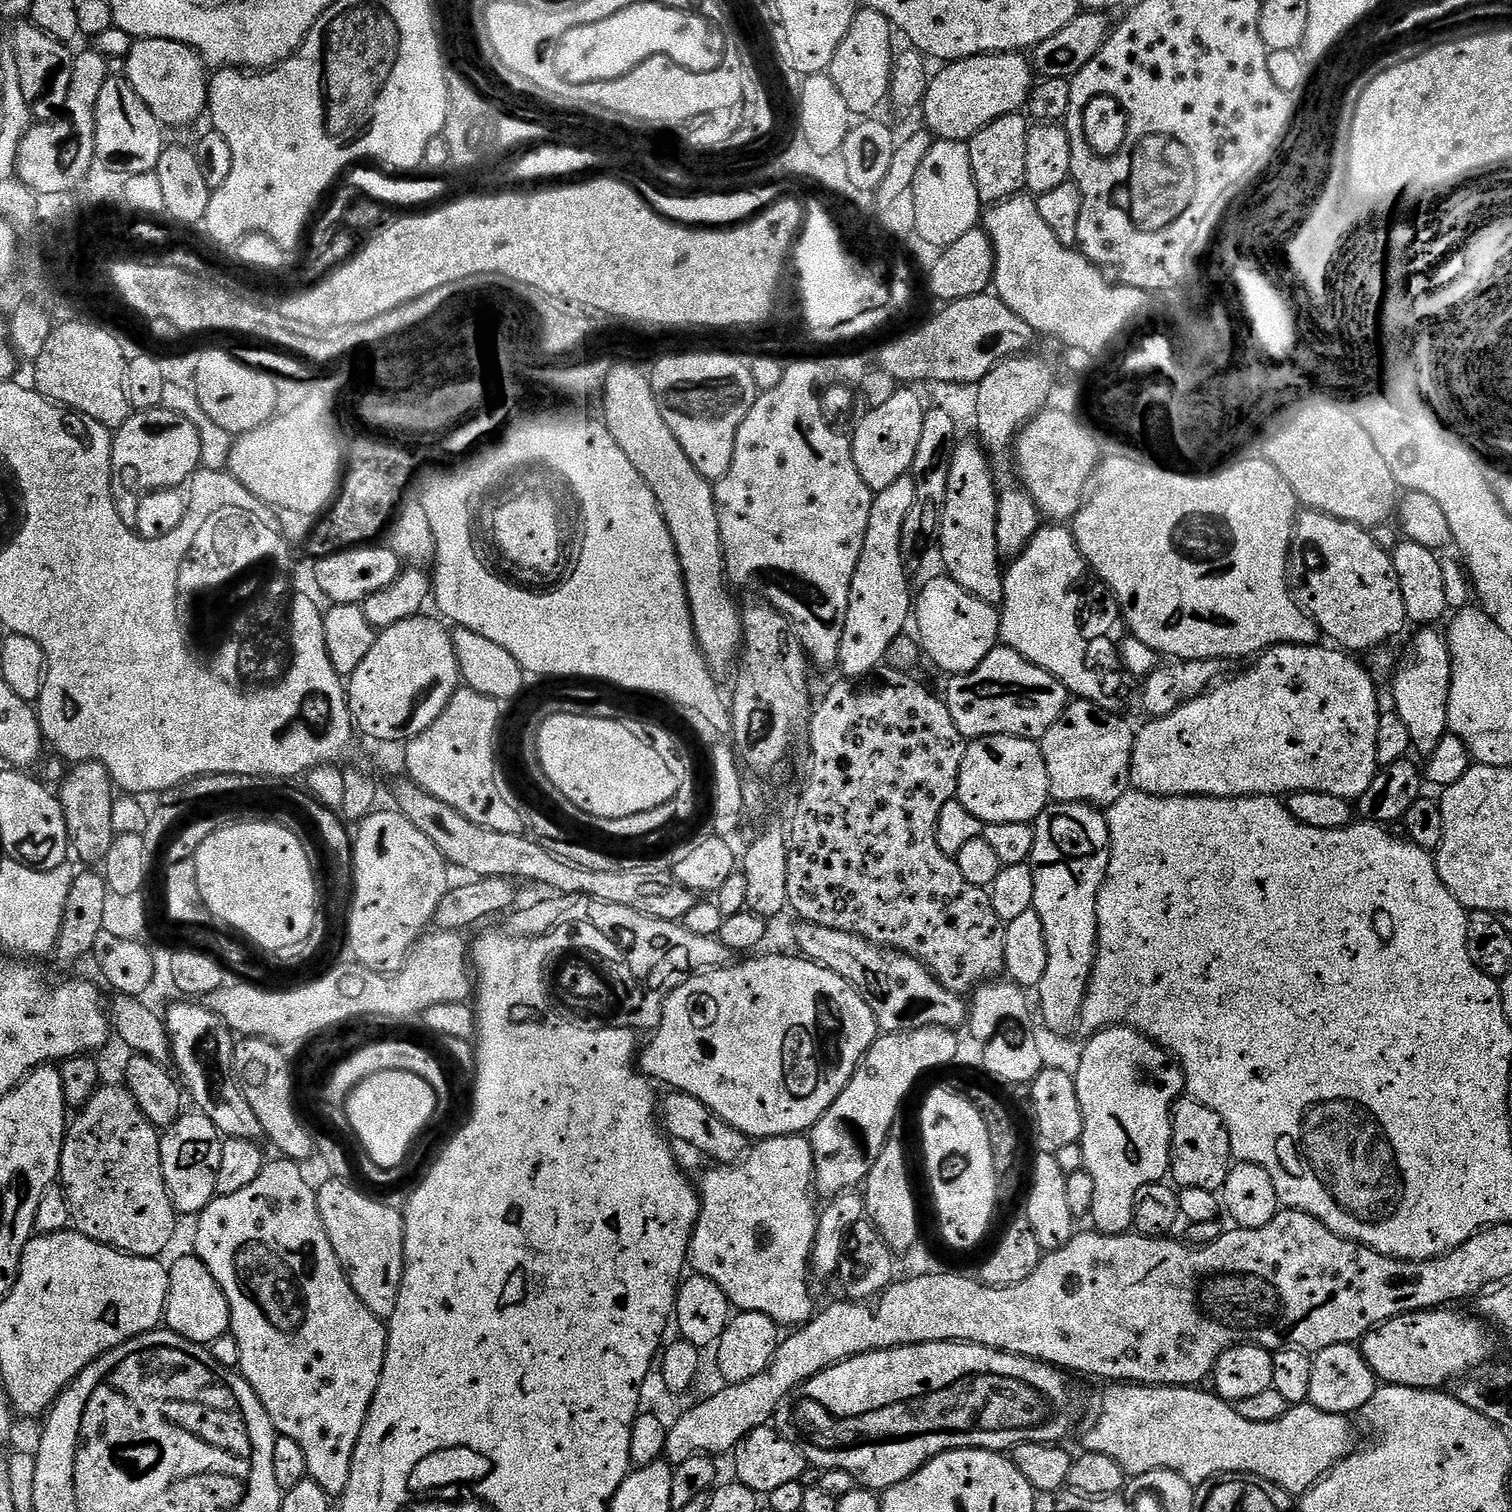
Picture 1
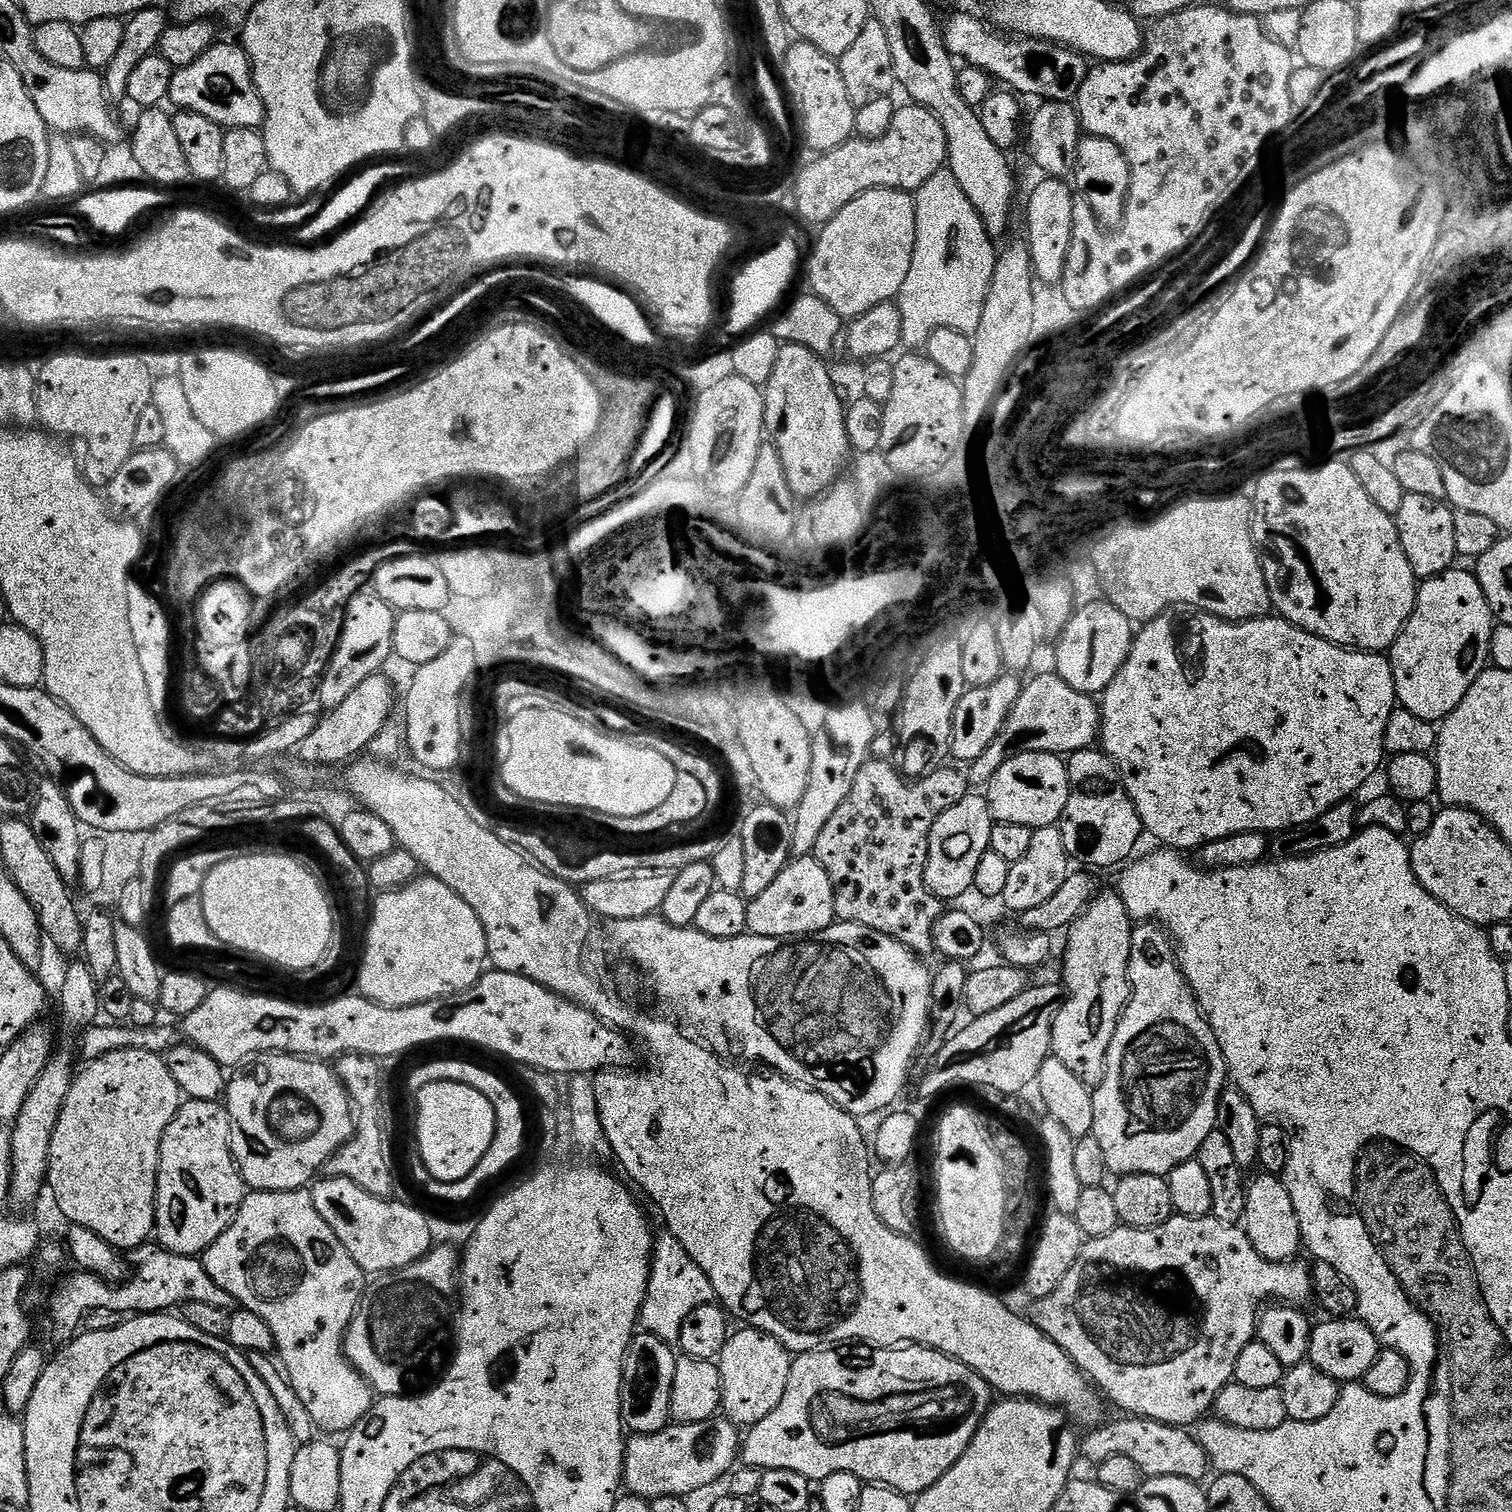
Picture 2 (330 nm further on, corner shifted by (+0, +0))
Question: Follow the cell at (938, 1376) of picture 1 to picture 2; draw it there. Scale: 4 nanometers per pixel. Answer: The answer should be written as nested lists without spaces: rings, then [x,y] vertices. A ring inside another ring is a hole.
[[[829,1346],[823,1350],[814,1352],[801,1352],[792,1361],[792,1369],[790,1370],[790,1382],[786,1382],[786,1394],[782,1394],[782,1402],[778,1402],[778,1406],[774,1406],[774,1410],[770,1410],[770,1414],[766,1414],[766,1418],[762,1418],[762,1422],[751,1425],[747,1429],[746,1435],[742,1440],[742,1460],[749,1468],[761,1468],[763,1470],[794,1470],[794,1474],[802,1474],[810,1482],[821,1482],[829,1478],[830,1474],[837,1474],[839,1471],[845,1471],[849,1474],[857,1475],[860,1480],[868,1484],[883,1484],[885,1488],[892,1488],[895,1492],[903,1492],[909,1498],[915,1498],[920,1493],[925,1492],[930,1486],[934,1486],[934,1482],[938,1482],[938,1478],[942,1478],[950,1470],[950,1466],[954,1466],[954,1462],[958,1462],[958,1458],[962,1458],[962,1454],[970,1446],[970,1442],[974,1438],[974,1434],[980,1429],[980,1424],[984,1421],[984,1415],[994,1403],[993,1389],[989,1388],[988,1383],[980,1377],[972,1368],[967,1368],[962,1362],[951,1360],[946,1354],[942,1354],[936,1348],[926,1348],[923,1346],[897,1346],[895,1348],[877,1348],[875,1346]]]

